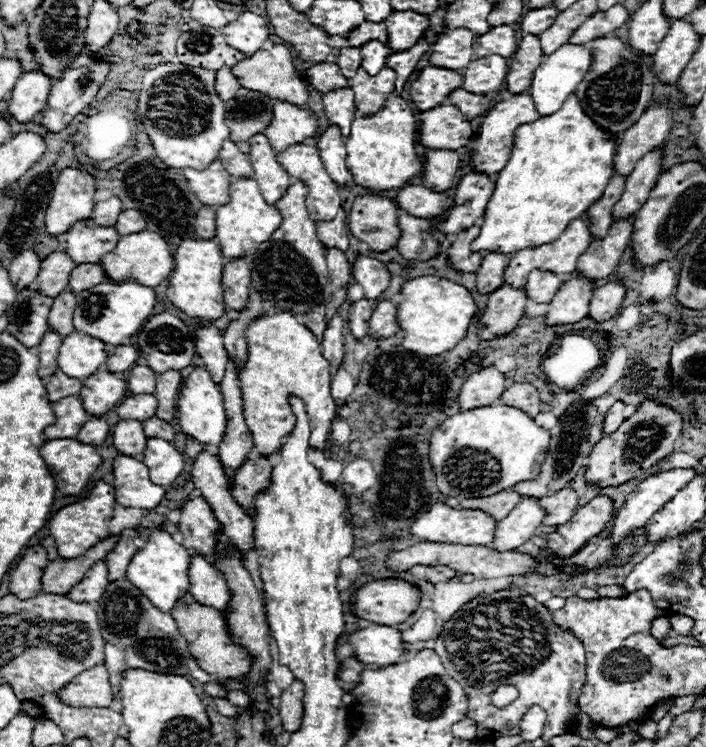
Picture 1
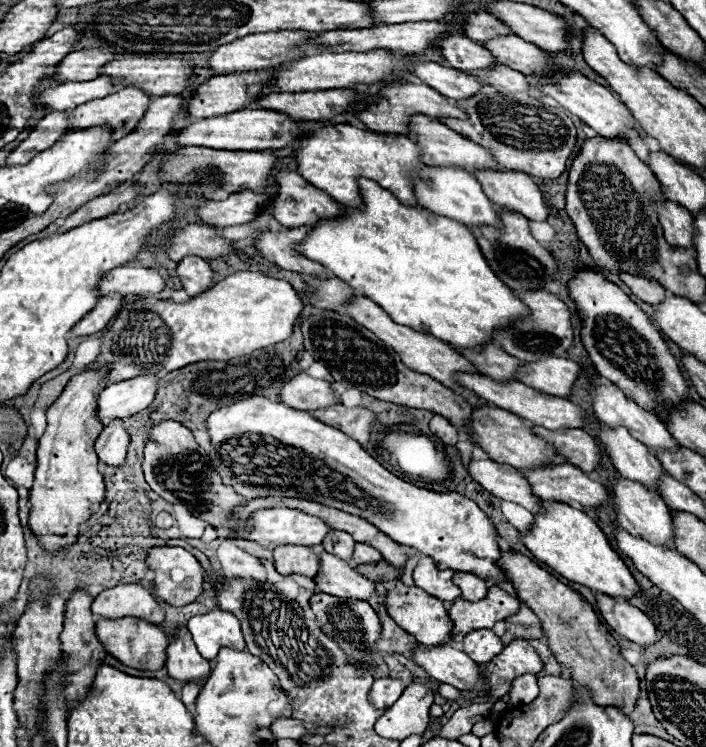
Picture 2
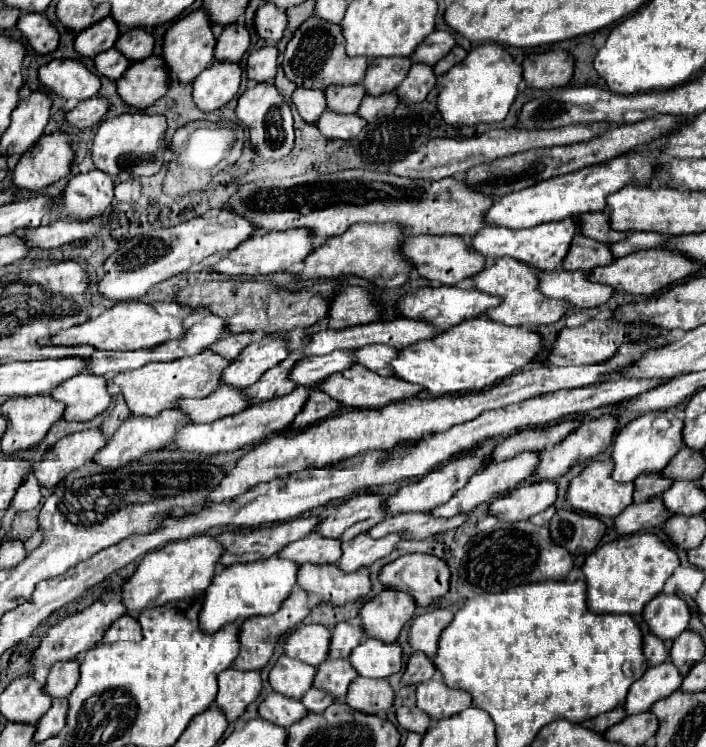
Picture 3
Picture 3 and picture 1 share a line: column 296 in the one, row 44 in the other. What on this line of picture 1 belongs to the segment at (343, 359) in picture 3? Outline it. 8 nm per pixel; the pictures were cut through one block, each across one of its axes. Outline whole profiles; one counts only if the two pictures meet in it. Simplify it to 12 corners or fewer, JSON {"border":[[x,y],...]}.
{"border":[[380,40],[360,46],[362,68],[380,72],[392,50]]}

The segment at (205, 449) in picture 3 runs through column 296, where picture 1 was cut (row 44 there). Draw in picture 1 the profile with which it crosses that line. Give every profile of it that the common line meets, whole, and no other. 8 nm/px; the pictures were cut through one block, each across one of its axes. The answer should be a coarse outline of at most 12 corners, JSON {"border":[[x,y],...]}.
{"border":[[396,12],[384,20],[388,46],[408,50],[424,34],[428,18]]}

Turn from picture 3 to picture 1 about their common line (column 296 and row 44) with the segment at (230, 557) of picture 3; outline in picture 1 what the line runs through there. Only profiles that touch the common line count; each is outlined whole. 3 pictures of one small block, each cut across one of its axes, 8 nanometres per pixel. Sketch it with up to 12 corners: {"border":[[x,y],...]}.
{"border":[[524,36],[510,58],[506,90],[530,88],[544,60],[540,38]]}

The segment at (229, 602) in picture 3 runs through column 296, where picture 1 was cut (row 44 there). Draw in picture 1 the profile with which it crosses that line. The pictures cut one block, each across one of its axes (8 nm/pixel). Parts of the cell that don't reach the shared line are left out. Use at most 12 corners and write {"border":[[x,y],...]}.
{"border":[[564,44],[536,68],[528,90],[540,116],[554,114],[592,64]]}

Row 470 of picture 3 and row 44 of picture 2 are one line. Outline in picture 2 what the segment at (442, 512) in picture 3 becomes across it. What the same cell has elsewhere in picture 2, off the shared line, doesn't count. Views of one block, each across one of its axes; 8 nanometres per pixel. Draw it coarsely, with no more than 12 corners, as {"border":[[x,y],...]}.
{"border":[[514,34],[482,46],[496,62],[524,74],[548,70],[554,60]]}

